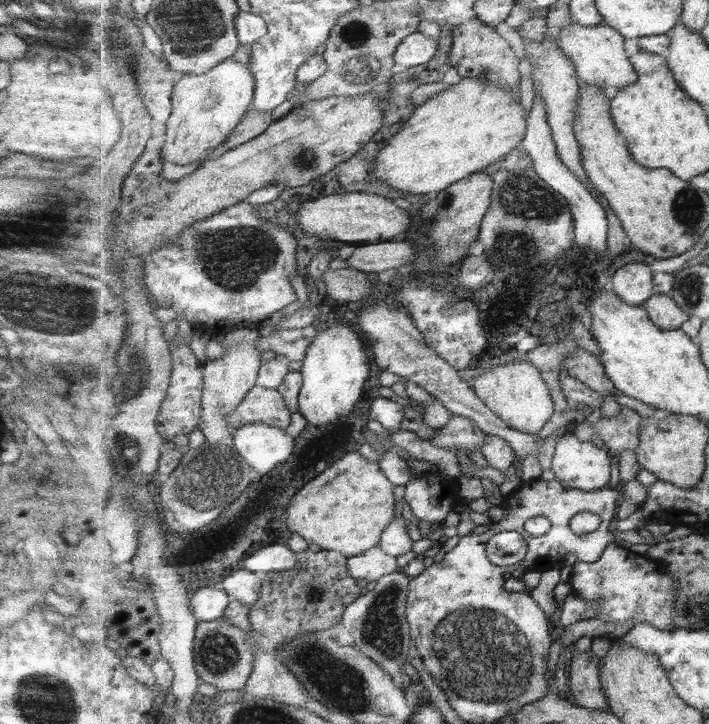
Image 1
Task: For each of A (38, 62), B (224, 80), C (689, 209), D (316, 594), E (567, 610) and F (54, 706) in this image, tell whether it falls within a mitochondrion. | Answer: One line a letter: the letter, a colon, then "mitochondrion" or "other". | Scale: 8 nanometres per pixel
A: other
B: other
C: mitochondrion
D: mitochondrion
E: other
F: mitochondrion

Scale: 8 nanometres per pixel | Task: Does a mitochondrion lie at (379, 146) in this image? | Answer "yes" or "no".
no

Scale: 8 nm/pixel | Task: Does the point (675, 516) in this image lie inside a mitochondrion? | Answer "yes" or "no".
no

